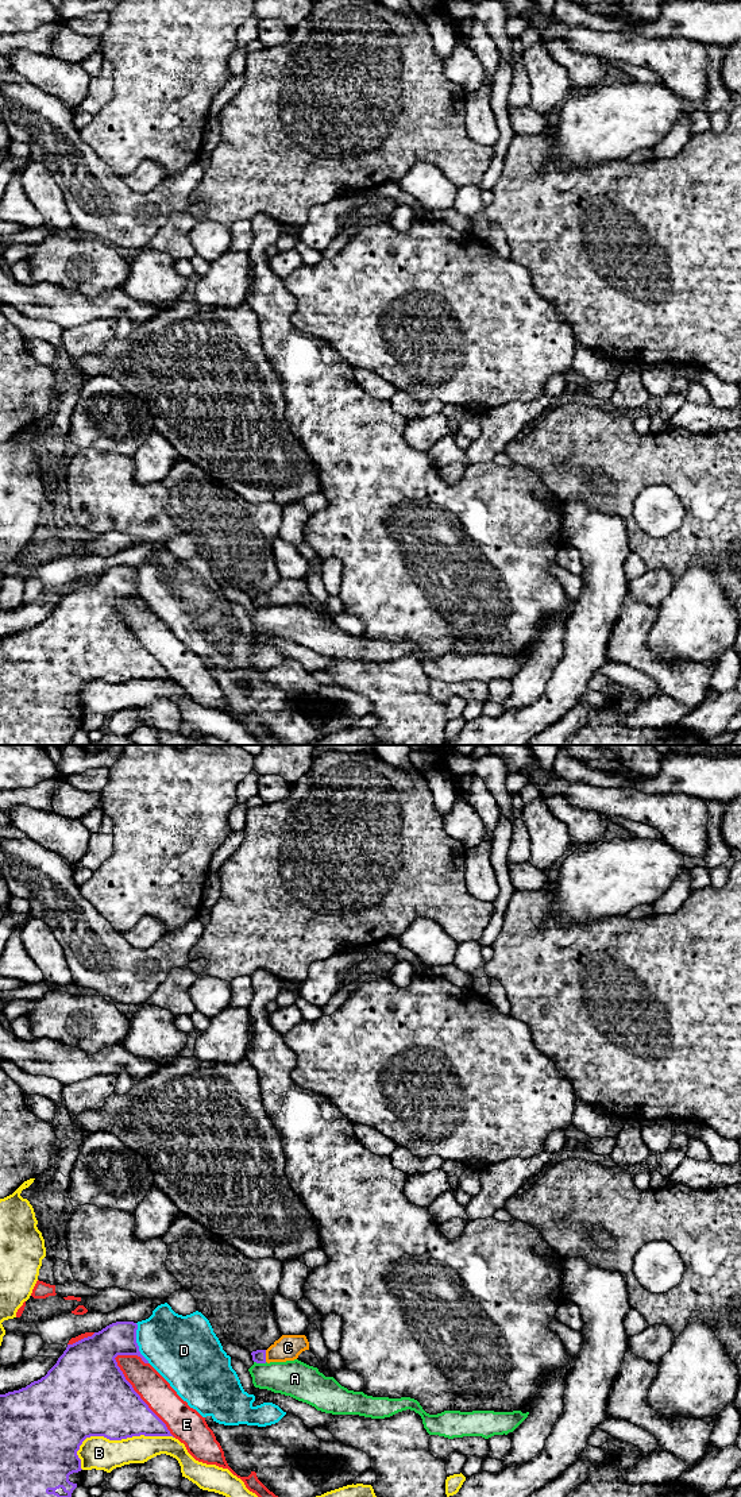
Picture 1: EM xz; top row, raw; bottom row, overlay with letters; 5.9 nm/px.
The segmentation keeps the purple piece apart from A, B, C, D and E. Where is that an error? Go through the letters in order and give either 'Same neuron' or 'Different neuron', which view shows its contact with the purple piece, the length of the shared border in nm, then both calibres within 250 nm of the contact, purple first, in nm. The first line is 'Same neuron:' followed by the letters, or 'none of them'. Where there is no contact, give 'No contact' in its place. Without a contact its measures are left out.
Same neuron: C
A: Different neuron. Touches purple in xz. Shared border 80 nm. Thickness 80 nm (purple) against 220 nm
B: Different neuron. Touches purple in xz. Shared border 600 nm. Thickness 400 nm (purple) against 200 nm
C: Same neuron. Touches purple in xz. Shared border 70 nm. Thickness 80 nm (purple) against 160 nm
D: Different neuron. Touches purple in xz. Shared border 260 nm. Thickness 220 nm (purple) against 380 nm
E: Different neuron. Touches purple in xz. Shared border 600 nm. Thickness 420 nm (purple) against 180 nm

